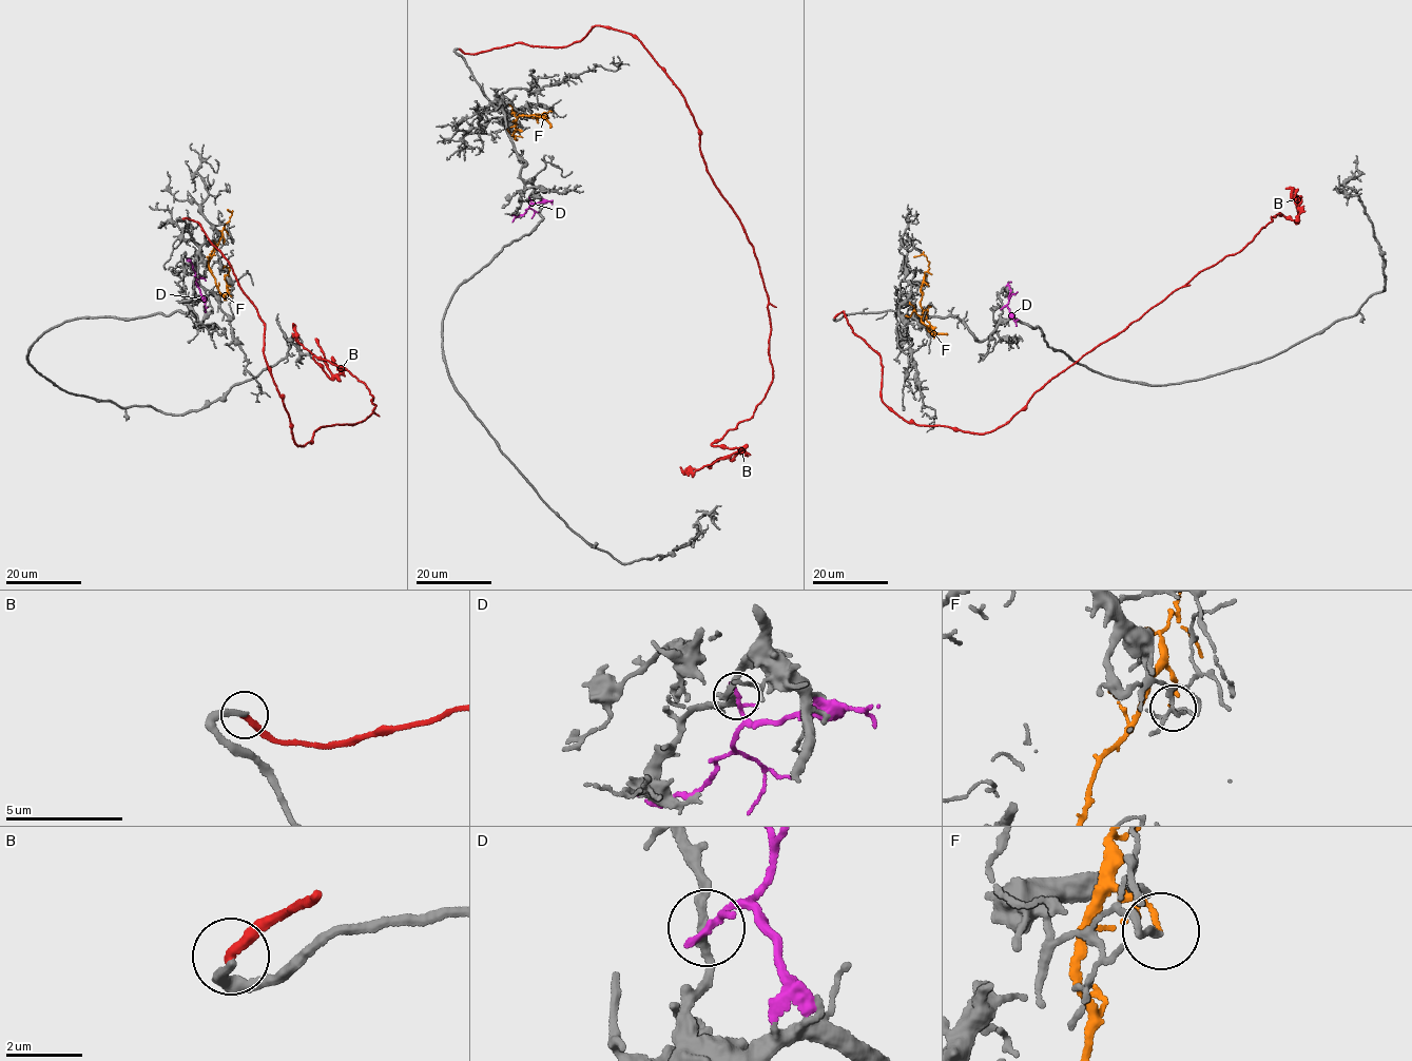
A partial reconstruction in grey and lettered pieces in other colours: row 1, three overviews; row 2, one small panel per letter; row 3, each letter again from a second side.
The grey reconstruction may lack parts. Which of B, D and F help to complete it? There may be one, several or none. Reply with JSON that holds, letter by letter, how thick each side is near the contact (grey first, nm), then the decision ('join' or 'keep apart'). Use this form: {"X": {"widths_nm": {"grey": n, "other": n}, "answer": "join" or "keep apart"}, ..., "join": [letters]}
{"B": {"widths_nm": {"grey": 240, "other": 280}, "answer": "keep apart"}, "D": {"widths_nm": {"grey": 200, "other": 220}, "answer": "keep apart"}, "F": {"widths_nm": {"grey": 130, "other": 80}, "answer": "keep apart"}, "join": []}

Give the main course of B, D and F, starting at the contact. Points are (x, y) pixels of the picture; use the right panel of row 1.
B: (834, 317), (843, 311), (881, 357), (890, 410), (993, 431), (1271, 217), (1296, 223), (1284, 189)
D: (1002, 307), (1008, 303), (1008, 284), (1011, 282)
F: (929, 286), (924, 282), (921, 286), (922, 322), (928, 331), (936, 334), (926, 320), (927, 310), (922, 313)

